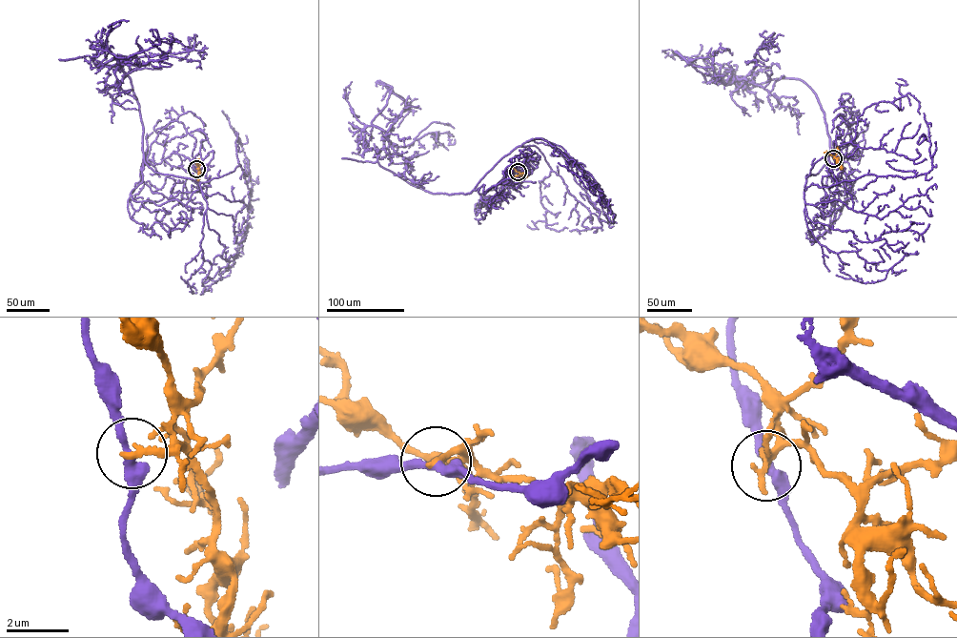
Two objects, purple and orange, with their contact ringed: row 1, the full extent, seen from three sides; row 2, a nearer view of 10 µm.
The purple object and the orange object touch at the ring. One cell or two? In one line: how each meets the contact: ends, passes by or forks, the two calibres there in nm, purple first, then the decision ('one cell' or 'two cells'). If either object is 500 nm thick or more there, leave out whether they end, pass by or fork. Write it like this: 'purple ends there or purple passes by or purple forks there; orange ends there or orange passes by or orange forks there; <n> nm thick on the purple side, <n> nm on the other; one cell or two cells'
purple passes by; orange ends there; 320 nm thick on the purple side, 240 nm on the other; two cells

